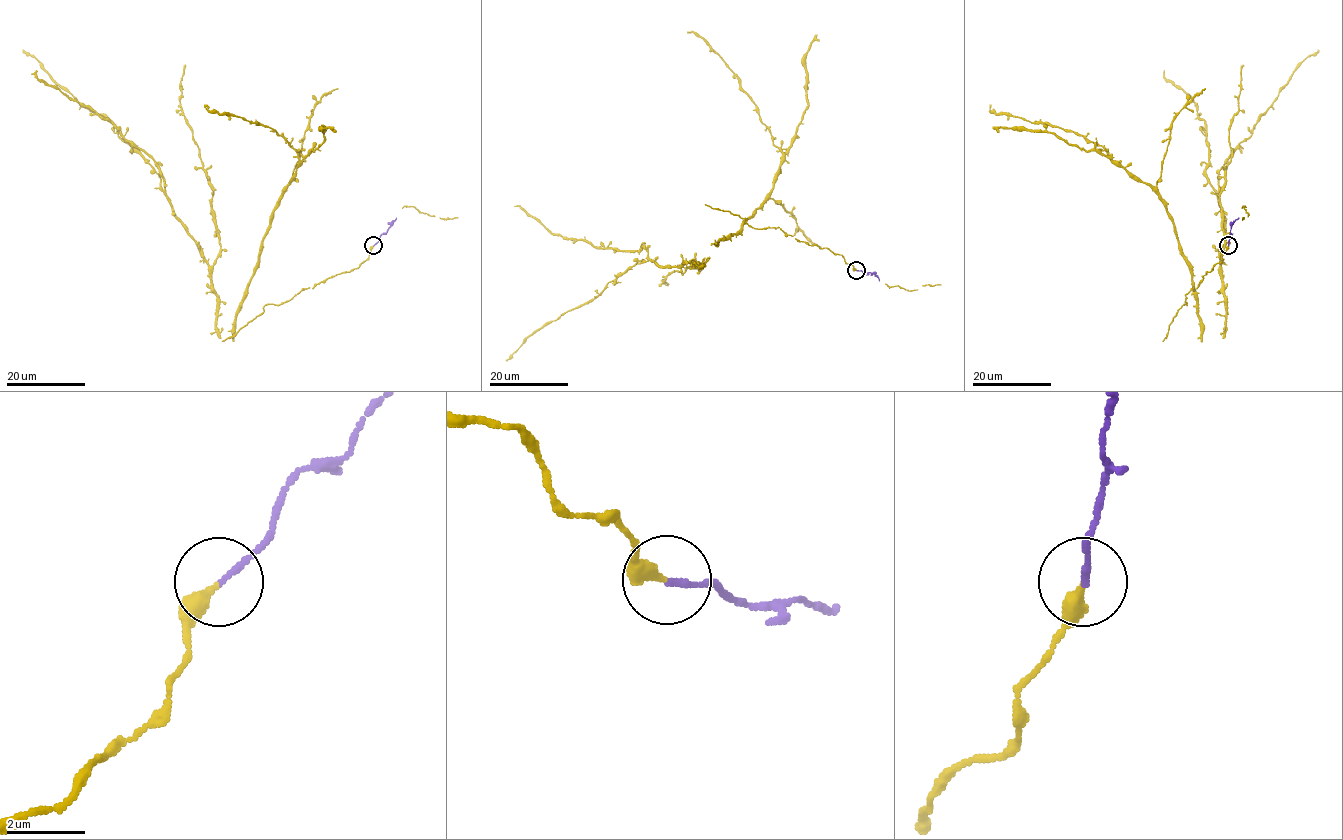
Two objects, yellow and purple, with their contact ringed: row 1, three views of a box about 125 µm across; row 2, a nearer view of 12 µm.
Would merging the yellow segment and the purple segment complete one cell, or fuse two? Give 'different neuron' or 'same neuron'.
same neuron

